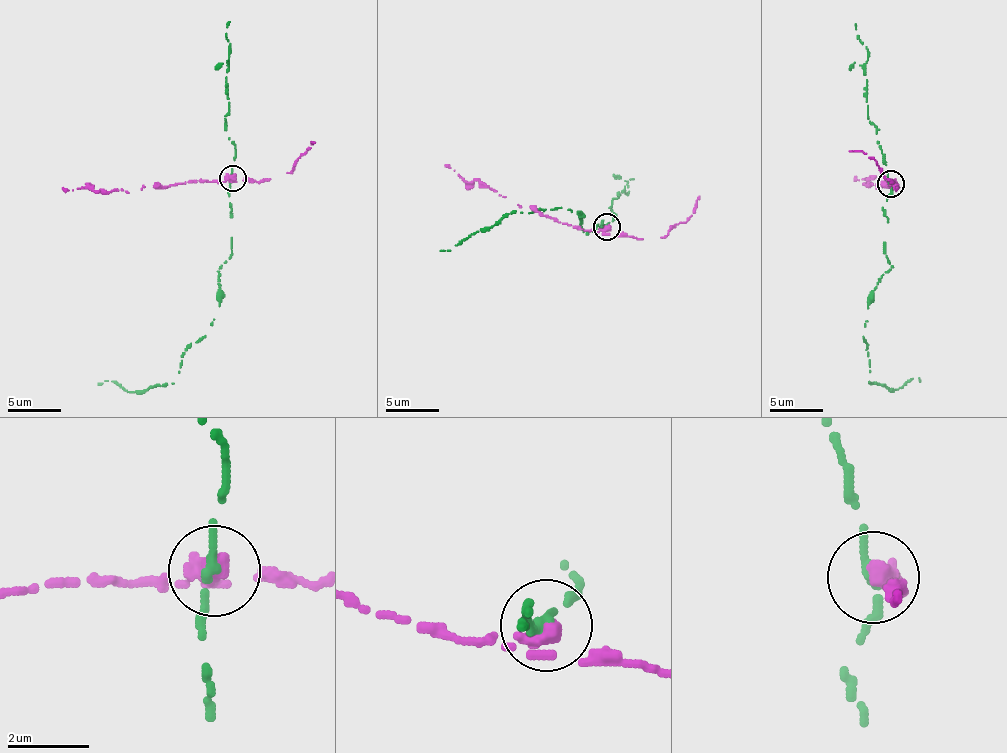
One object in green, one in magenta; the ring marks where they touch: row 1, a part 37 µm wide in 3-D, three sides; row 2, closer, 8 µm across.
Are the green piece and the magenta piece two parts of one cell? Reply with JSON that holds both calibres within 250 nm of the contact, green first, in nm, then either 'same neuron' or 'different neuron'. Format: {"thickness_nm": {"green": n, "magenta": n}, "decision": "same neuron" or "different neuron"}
{"thickness_nm": {"green": 300, "magenta": 500}, "decision": "different neuron"}

